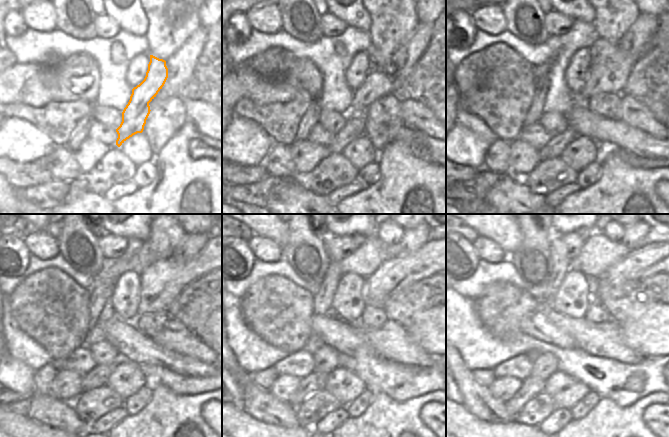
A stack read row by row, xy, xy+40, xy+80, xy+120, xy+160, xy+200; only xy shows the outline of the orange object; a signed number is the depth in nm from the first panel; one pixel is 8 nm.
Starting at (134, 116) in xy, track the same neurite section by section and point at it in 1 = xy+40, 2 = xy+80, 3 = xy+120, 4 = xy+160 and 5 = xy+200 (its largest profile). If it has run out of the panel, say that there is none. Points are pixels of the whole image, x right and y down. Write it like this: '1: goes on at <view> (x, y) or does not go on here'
1: goes on at xy+40 (380, 76)
2: goes on at xy+80 (609, 67)
3: goes on at xy+120 (161, 282)
4: goes on at xy+160 (393, 275)
5: goes on at xy+200 (642, 262)

